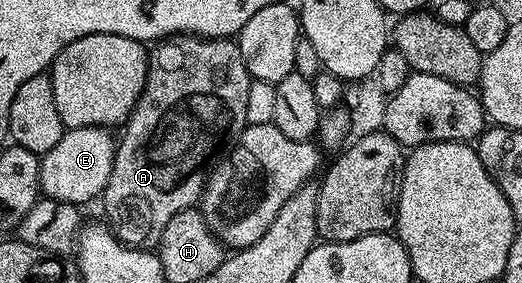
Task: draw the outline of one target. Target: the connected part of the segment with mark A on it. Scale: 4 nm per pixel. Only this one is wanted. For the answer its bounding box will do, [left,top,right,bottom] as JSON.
[101,35,252,249]

